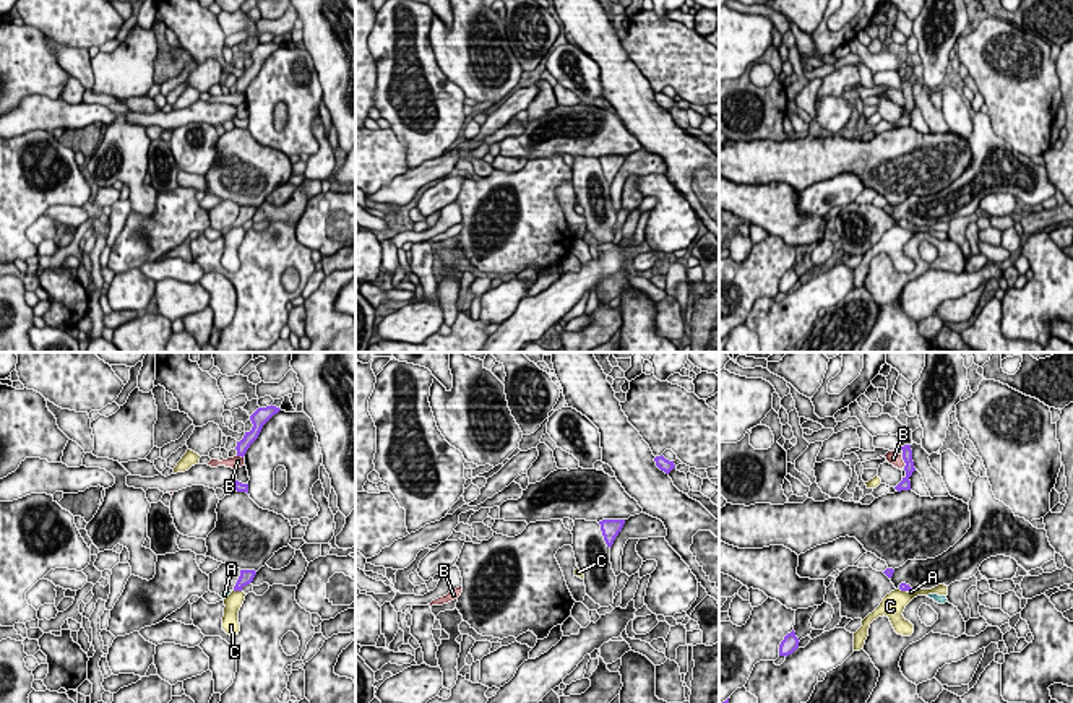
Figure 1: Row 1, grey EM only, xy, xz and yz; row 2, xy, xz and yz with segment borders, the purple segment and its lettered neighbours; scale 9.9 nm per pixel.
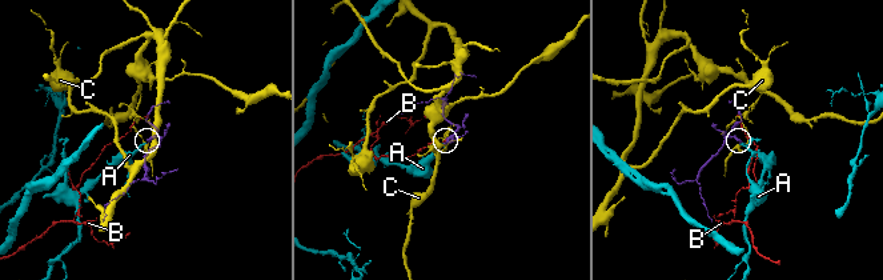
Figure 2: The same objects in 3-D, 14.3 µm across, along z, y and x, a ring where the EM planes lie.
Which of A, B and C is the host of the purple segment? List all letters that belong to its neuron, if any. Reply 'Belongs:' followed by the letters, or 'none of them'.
Belongs: A

